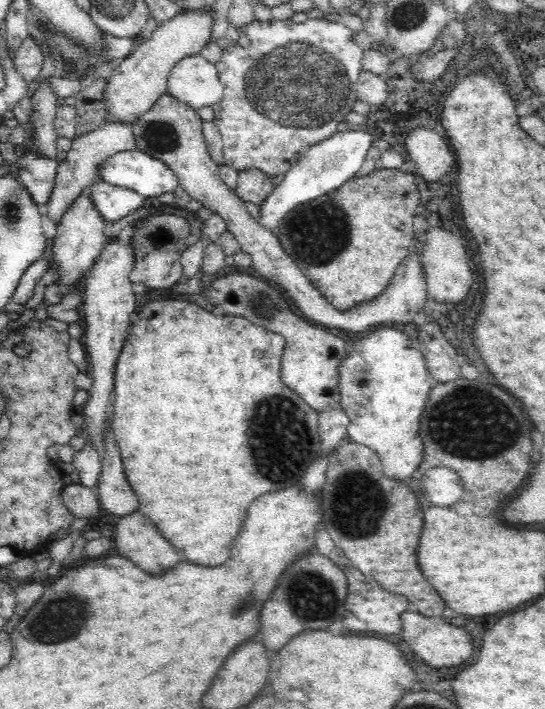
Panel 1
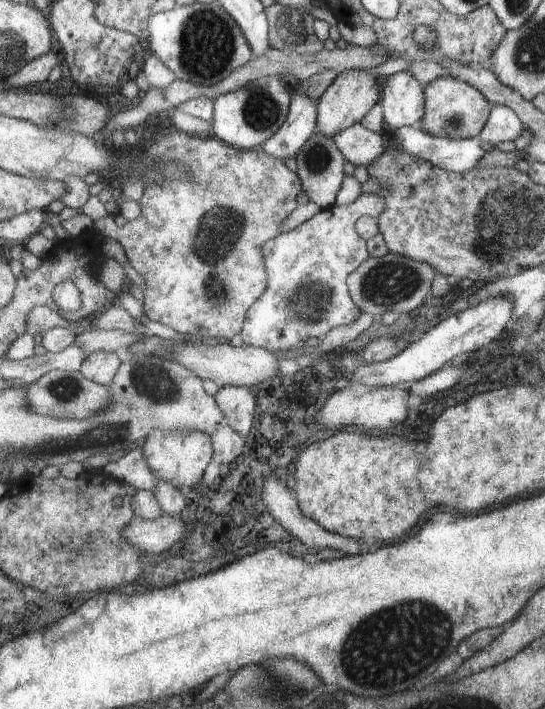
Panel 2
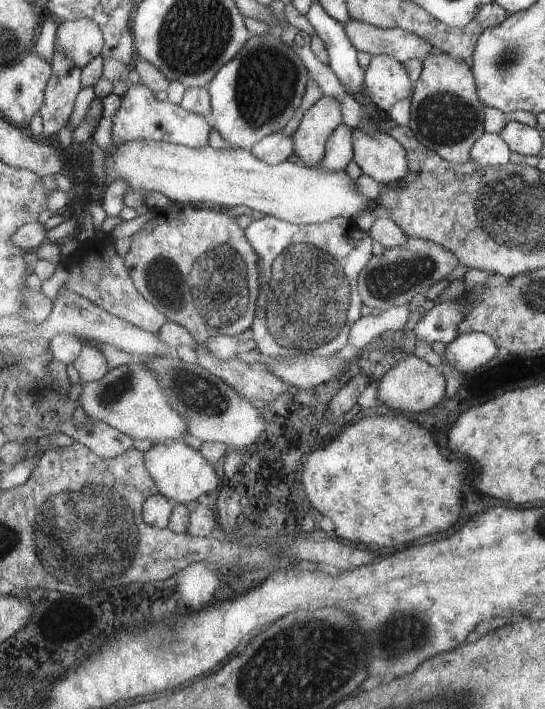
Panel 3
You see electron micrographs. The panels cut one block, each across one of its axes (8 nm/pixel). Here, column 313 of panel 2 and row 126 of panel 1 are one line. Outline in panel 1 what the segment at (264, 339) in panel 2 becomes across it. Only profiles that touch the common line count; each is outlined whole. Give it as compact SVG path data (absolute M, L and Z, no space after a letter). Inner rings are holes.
M291 18L254 19L245 25L243 34L250 36L250 46L242 48L231 42L224 48L222 60L215 64L223 84L223 95L211 107L213 123L223 142L223 162L240 172L255 168L269 177L284 175L310 147L338 131L344 114L352 111L357 100L356 78L364 51L352 44L352 30L335 19L306 19L301 23Z

